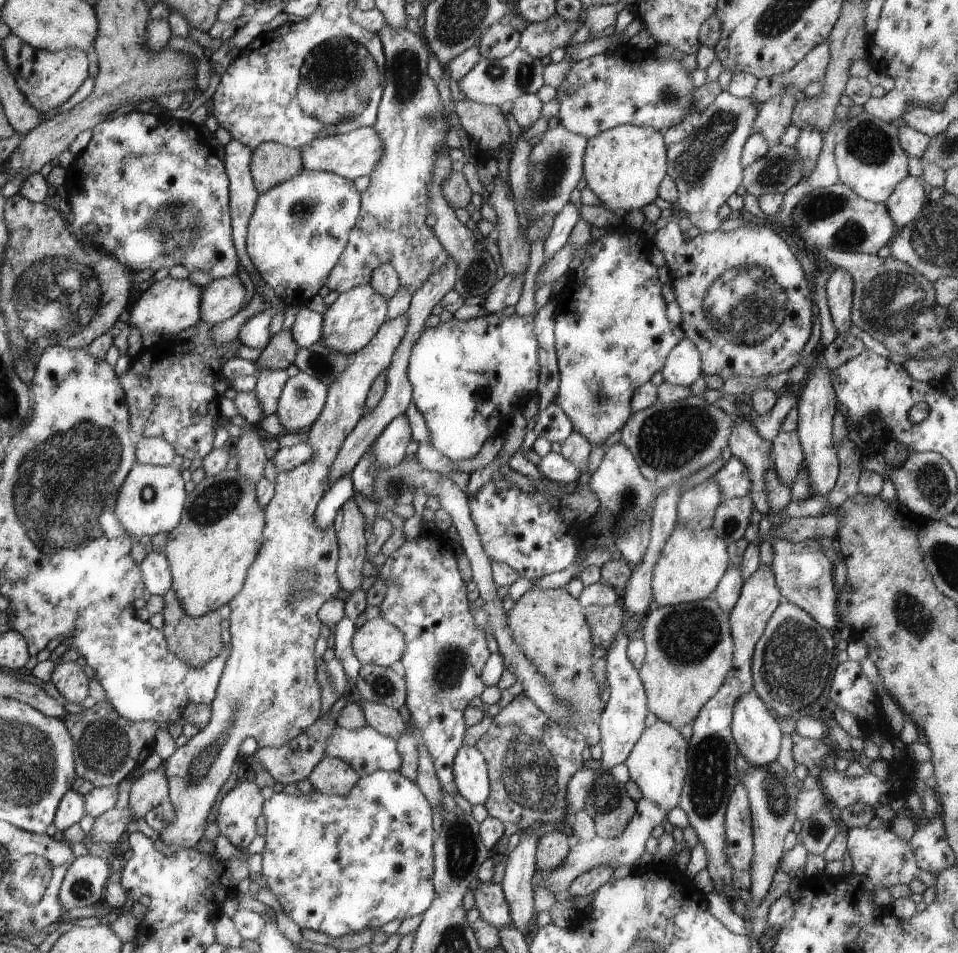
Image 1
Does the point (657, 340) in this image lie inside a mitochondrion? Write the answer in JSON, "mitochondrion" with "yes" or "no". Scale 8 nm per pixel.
{"mitochondrion":"no"}

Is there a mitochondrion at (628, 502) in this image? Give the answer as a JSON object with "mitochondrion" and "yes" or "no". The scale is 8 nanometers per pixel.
{"mitochondrion":"yes"}

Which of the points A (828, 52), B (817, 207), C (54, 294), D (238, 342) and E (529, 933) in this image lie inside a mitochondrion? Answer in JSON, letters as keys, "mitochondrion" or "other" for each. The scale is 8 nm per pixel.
{"A":"other","B":"mitochondrion","C":"mitochondrion","D":"other","E":"other"}

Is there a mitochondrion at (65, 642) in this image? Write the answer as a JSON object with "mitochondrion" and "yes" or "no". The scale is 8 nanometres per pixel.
{"mitochondrion":"no"}

